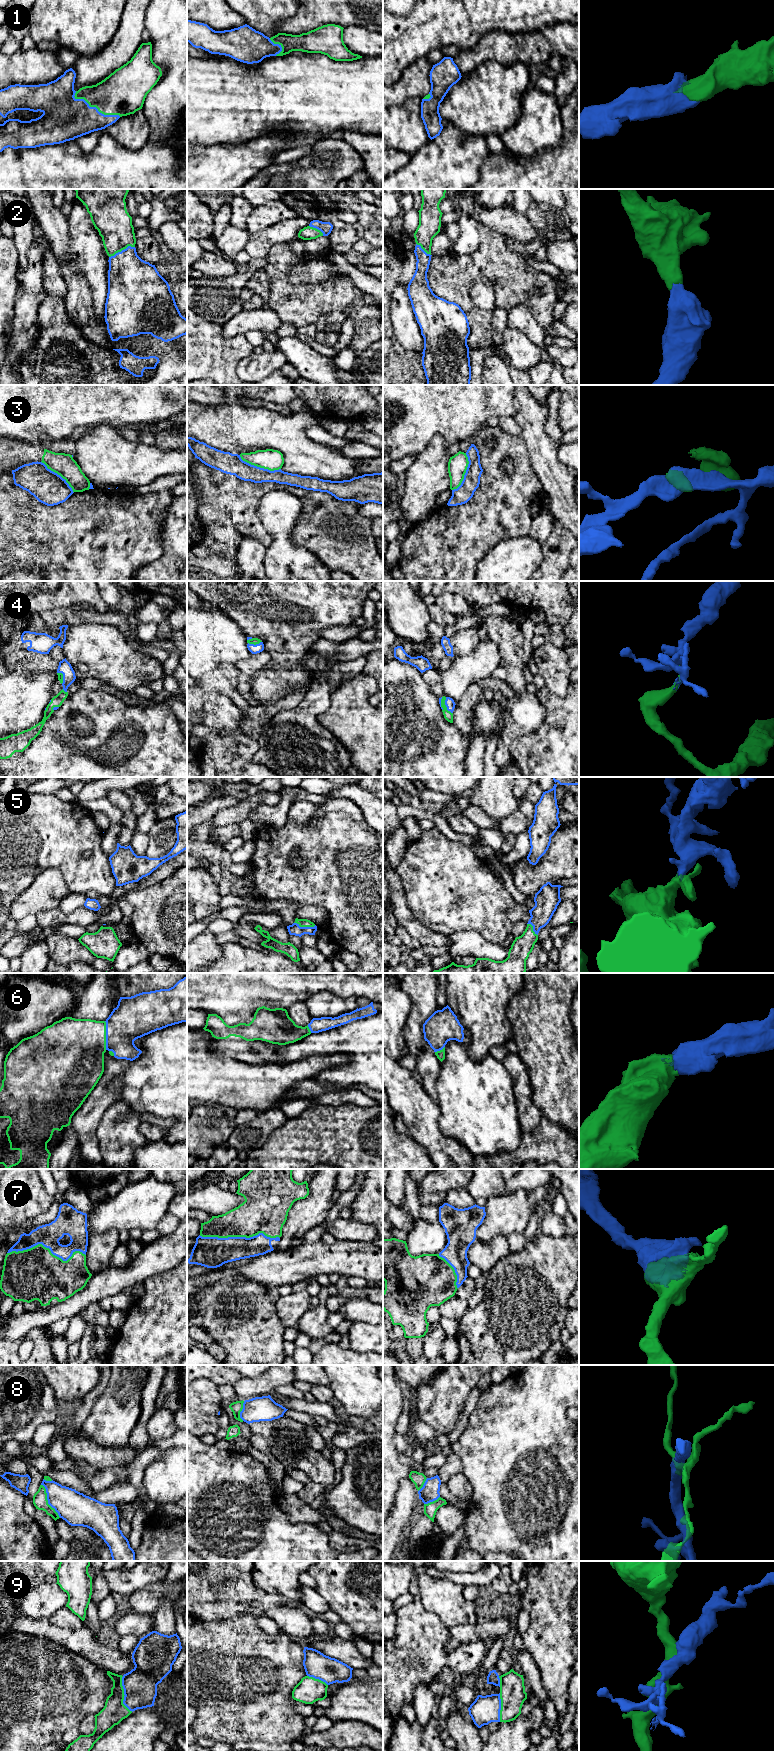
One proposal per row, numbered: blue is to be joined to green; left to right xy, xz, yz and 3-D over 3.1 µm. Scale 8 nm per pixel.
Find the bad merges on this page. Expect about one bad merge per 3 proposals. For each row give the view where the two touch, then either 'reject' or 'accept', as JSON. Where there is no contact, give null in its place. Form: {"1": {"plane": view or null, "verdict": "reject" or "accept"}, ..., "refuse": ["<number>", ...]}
{"1": {"plane": "xy", "verdict": "accept"}, "2": {"plane": "xy", "verdict": "accept"}, "3": {"plane": "xz", "verdict": "reject"}, "4": {"plane": "yz", "verdict": "accept"}, "5": {"plane": "xz", "verdict": "accept"}, "6": {"plane": "xy", "verdict": "accept"}, "7": {"plane": "xy", "verdict": "accept"}, "8": {"plane": "xy", "verdict": "reject"}, "9": {"plane": "xy", "verdict": "reject"}, "refuse": ["3", "8", "9"]}

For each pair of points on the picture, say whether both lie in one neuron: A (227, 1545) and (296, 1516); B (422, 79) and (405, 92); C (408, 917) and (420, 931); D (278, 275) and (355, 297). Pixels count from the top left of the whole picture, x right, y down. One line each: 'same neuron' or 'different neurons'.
A: different neurons
B: same neuron
C: same neuron
D: same neuron

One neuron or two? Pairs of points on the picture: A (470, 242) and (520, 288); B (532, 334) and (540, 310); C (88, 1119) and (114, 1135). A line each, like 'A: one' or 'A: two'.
A: two
B: two
C: two

